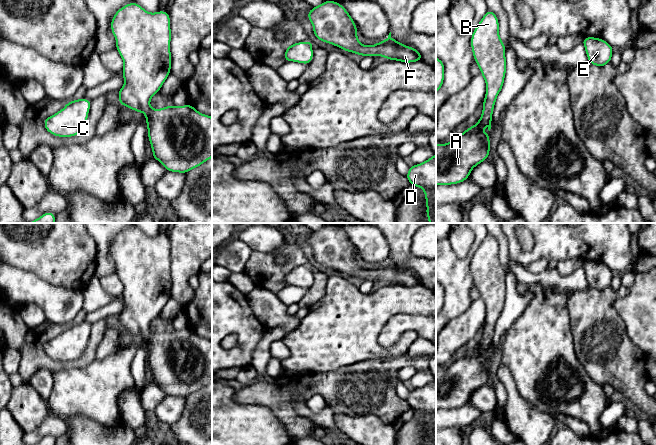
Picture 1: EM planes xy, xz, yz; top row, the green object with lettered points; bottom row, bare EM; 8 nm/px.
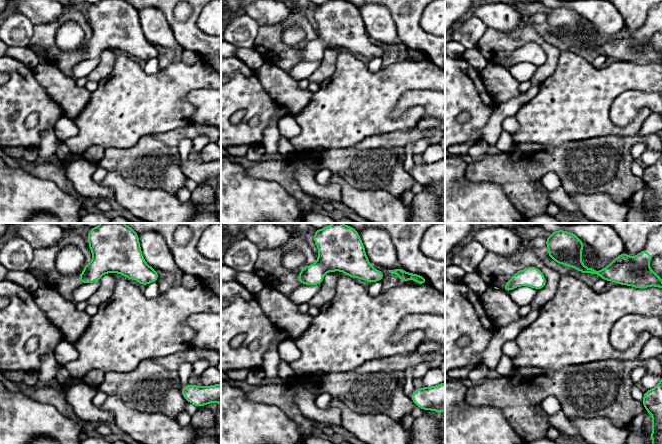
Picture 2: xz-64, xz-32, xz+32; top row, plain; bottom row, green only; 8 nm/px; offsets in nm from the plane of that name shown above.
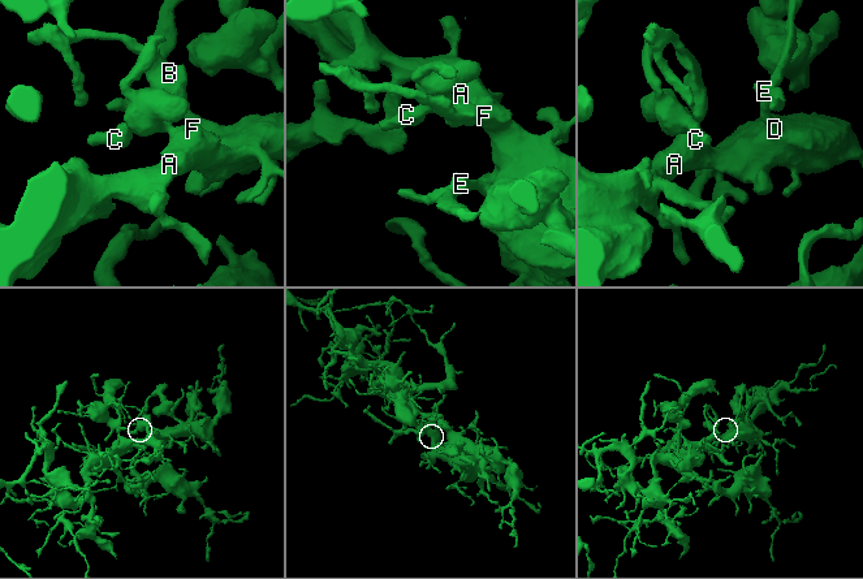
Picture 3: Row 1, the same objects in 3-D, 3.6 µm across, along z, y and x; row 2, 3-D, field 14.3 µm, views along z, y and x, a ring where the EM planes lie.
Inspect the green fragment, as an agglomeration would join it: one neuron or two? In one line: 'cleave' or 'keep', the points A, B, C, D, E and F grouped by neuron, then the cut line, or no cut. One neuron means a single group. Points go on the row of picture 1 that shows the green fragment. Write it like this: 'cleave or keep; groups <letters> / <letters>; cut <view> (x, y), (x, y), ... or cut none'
keep; groups A B C D E F; cut none

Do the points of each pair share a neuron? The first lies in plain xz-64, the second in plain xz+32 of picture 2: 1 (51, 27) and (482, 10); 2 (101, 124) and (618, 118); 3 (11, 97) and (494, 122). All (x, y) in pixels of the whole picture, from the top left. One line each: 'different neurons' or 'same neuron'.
1: different neurons
2: different neurons
3: different neurons

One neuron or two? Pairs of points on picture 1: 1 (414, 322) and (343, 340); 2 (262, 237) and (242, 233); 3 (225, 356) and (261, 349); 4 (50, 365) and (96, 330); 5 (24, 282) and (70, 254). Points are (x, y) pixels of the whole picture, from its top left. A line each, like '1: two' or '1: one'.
1: two
2: one
3: two
4: one
5: two

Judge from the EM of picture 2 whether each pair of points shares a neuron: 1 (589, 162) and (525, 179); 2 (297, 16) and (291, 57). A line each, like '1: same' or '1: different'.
1: same
2: same

